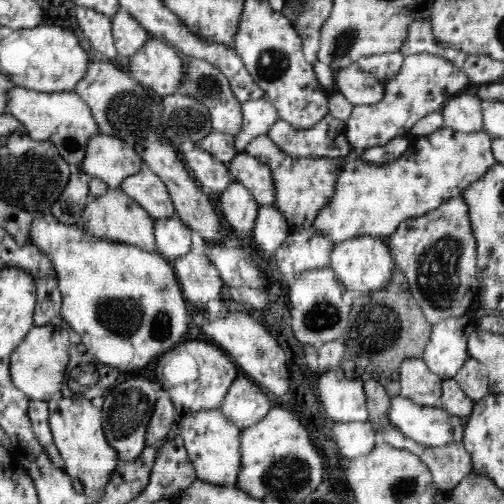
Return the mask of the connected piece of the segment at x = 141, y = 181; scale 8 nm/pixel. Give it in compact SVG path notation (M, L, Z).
M146 167L132 176L127 176L120 189L153 219L177 216L175 206L167 194L166 185Z

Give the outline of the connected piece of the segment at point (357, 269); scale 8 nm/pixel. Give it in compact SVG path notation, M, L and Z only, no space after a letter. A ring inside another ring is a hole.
M360 236L354 239L335 243L331 248L329 256L329 268L333 271L338 283L346 290L360 295L371 291L386 288L391 268L396 266L393 261L390 247L385 240L373 238L372 236Z

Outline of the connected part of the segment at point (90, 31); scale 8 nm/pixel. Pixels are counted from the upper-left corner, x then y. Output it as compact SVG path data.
M78 7L76 20L90 46L101 53L105 60L118 56L112 34L111 17L90 8Z

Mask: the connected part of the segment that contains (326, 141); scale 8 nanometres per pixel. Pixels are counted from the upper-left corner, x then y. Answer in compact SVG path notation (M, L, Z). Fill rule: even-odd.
M329 112L318 124L308 130L294 128L285 120L277 120L267 135L293 158L330 157L343 160L352 154L347 139L345 122L336 120Z

